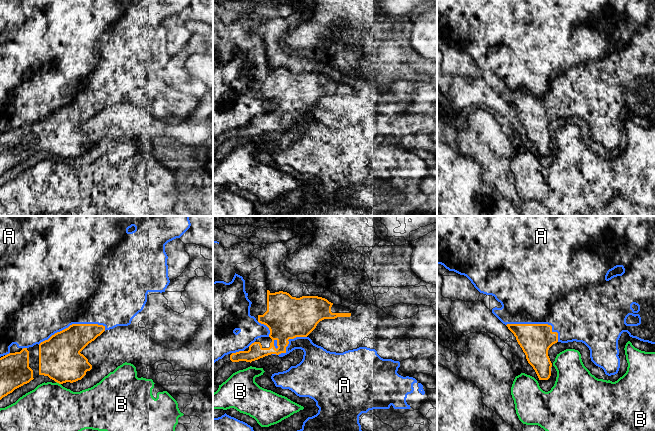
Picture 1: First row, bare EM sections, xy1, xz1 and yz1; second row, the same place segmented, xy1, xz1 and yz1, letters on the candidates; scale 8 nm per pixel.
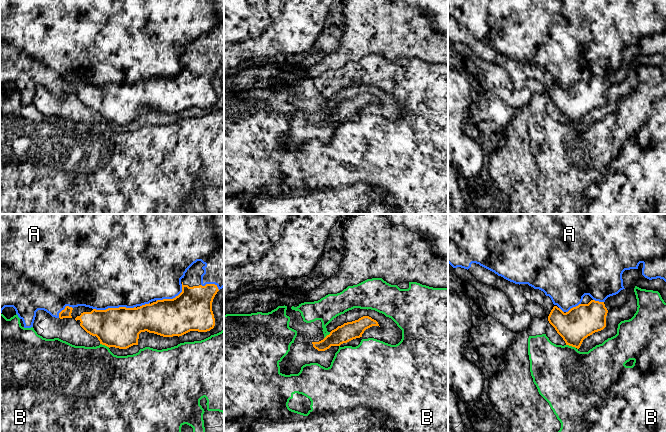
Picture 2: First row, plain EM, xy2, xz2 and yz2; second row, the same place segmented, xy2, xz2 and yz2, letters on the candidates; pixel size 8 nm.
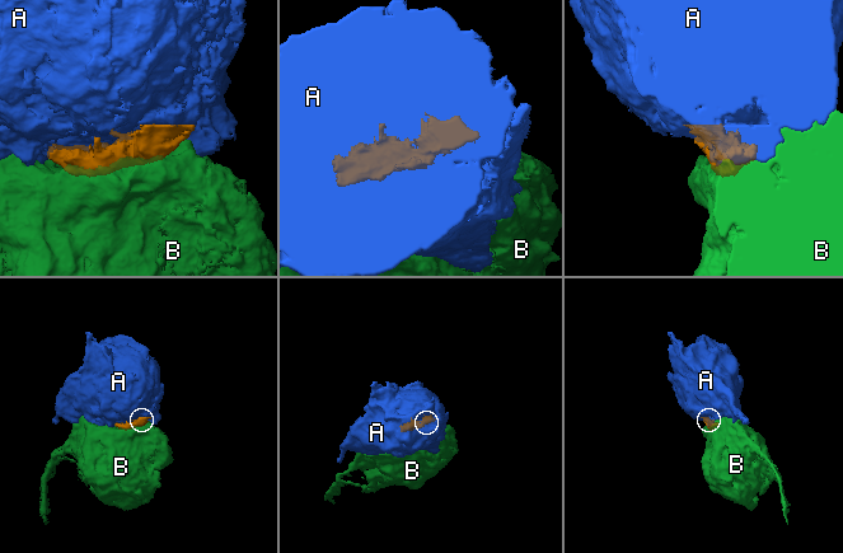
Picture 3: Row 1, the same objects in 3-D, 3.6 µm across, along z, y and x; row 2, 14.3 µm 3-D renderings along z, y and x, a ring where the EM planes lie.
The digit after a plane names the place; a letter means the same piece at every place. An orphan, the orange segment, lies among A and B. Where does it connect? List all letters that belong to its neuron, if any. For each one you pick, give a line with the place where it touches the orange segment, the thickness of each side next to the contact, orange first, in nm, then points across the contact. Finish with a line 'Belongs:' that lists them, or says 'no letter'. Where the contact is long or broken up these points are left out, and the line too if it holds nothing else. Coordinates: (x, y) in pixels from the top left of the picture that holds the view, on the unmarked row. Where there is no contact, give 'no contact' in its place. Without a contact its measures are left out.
A: meets orange in xy1 at (72, 100); 300 nm thick on the orange side, 500 nm on the other
Belongs: A

